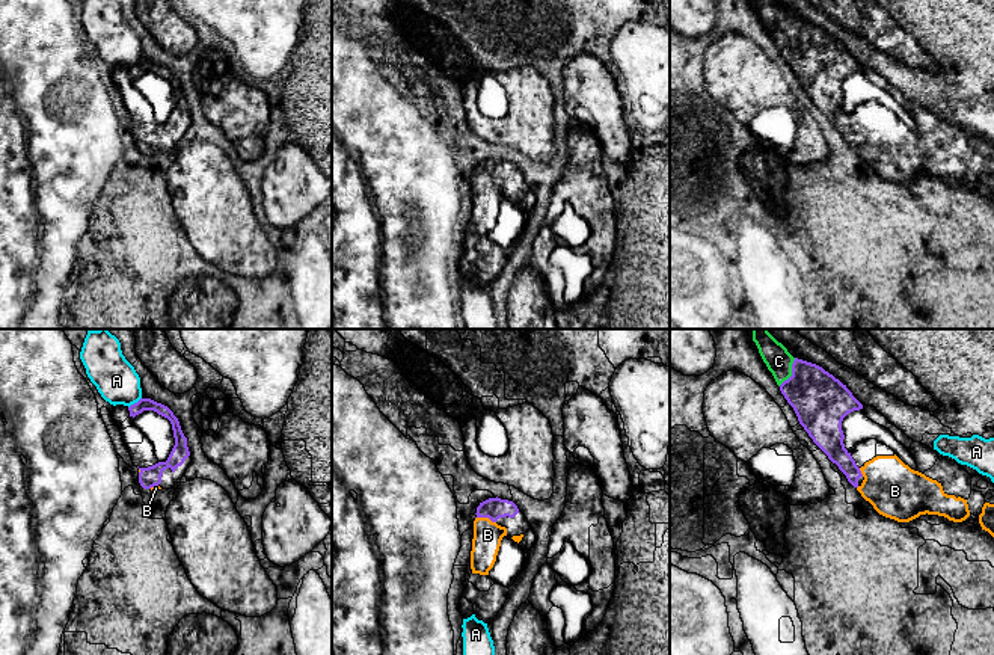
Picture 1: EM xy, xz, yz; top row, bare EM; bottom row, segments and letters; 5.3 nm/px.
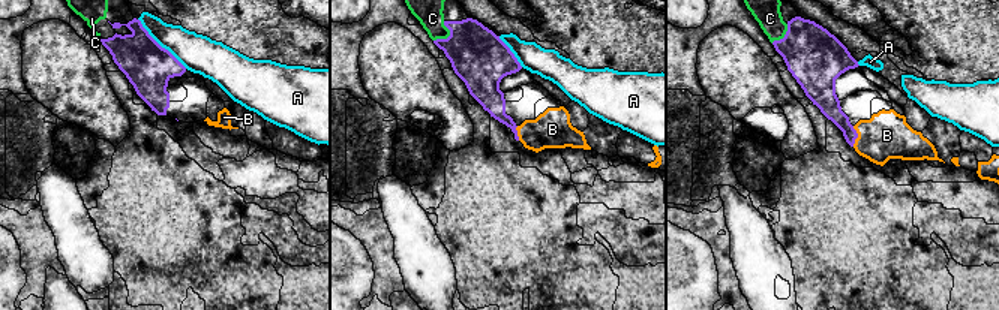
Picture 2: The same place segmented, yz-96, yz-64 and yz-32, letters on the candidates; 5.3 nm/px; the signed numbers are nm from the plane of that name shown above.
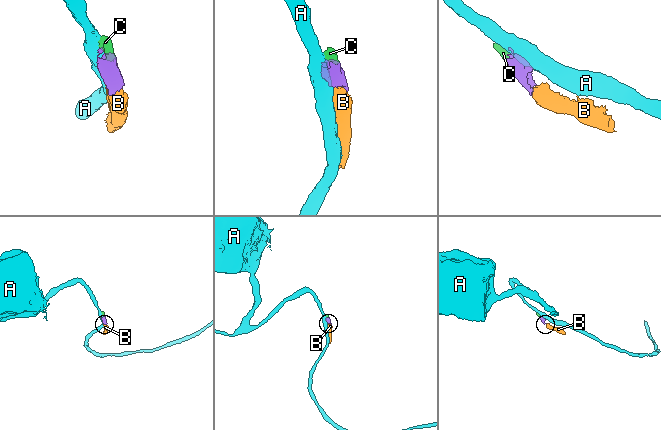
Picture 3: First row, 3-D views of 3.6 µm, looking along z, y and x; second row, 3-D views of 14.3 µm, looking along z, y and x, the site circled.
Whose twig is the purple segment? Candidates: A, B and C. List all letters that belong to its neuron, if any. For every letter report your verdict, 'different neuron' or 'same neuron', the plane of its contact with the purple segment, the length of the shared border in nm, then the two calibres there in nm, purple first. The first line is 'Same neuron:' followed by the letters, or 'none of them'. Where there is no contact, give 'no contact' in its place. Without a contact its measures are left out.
Same neuron: B, C
A: different neuron; contact in xy; length 90 nm; calibres 70 and 220 nm
B: same neuron; contact in xz; length 110 nm; calibres 120 and 150 nm
C: same neuron; contact in yz; length 180 nm; calibres 300 and 140 nm

